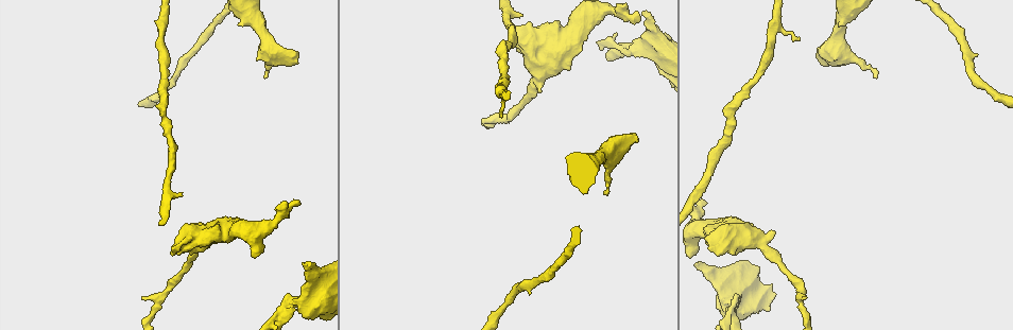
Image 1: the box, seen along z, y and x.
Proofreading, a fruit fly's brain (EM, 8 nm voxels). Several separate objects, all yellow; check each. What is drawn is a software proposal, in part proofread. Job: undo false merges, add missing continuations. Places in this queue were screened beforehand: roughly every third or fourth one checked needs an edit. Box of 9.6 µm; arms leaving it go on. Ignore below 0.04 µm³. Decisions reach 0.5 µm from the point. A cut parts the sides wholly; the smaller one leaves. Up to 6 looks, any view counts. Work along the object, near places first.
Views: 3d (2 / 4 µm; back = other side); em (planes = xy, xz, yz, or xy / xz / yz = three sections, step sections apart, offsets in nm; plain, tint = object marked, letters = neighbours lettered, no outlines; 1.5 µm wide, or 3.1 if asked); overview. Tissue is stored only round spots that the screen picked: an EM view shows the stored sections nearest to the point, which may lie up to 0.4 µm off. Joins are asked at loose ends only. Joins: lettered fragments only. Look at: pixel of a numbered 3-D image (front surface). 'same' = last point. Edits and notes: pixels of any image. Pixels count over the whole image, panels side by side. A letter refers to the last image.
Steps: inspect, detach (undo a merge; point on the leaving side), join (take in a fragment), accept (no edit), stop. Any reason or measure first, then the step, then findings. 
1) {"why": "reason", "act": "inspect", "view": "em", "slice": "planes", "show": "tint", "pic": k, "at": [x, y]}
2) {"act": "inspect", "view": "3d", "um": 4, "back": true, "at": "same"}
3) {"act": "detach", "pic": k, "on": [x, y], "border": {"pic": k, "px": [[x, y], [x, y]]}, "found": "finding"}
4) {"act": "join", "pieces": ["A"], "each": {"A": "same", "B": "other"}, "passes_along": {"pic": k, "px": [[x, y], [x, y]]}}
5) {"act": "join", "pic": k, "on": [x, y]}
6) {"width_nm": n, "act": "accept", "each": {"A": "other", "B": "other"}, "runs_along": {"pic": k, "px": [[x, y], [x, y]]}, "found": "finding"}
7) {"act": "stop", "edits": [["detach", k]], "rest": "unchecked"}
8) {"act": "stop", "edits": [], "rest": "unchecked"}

{"why": "sudden change in width", "act": "inspect", "view": "3d", "um": 4, "pic": 1, "at": [296, 302]}

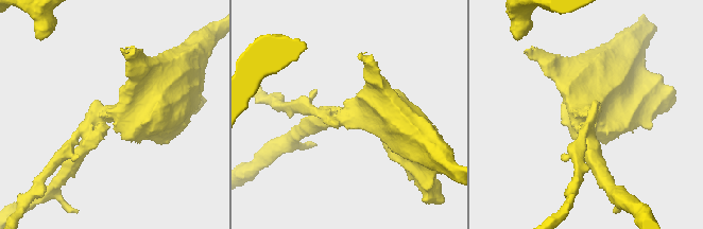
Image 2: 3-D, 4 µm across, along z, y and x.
{"arm_widths_nm": [280, 700], "why": "now the EM", "act": "inspect", "view": "em", "um": 3.1, "slice": "planes", "show": "letters", "pic": 2, "at": [348, 114]}

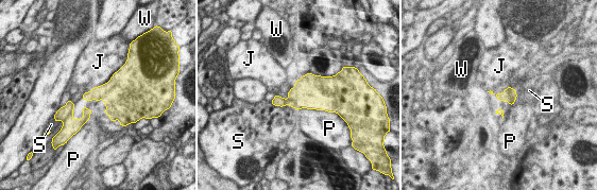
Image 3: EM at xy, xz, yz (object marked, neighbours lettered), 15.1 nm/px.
{"width_nm": 220, "act": "detach", "pic": 3, "on": [63, 113], "each": {"J": "other", "P": "other", "S": "other", "W": "other"}, "border": {"pic": 3, "px": [[73, 106], [66, 117]]}, "found": "two neurons meet here"}

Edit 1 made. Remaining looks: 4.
{"why": "free end", "act": "inspect", "view": "3d", "um": 4, "pic": 1, "at": [697, 204]}

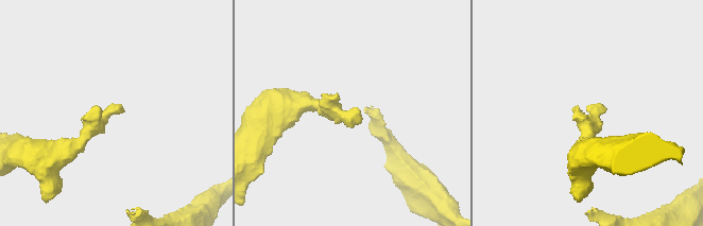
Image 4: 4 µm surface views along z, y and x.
{"why": "now the EM", "act": "inspect", "view": "em", "slice": "planes", "show": "letters", "pic": 4, "at": [119, 108]}

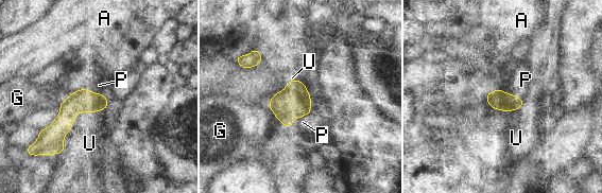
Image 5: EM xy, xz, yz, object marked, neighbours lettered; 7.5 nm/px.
{"width_nm": 150, "longest_contact_nm": ["U", 500], "act": "join", "pieces": ["P"], "each": {"A": "other", "G": "other", "P": "same", "U": "other"}, "found": "it goes on there"}

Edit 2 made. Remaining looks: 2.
{"act": "stop", "edits": [["detach", 3], ["join", 5]], "rest": "unchecked"}

